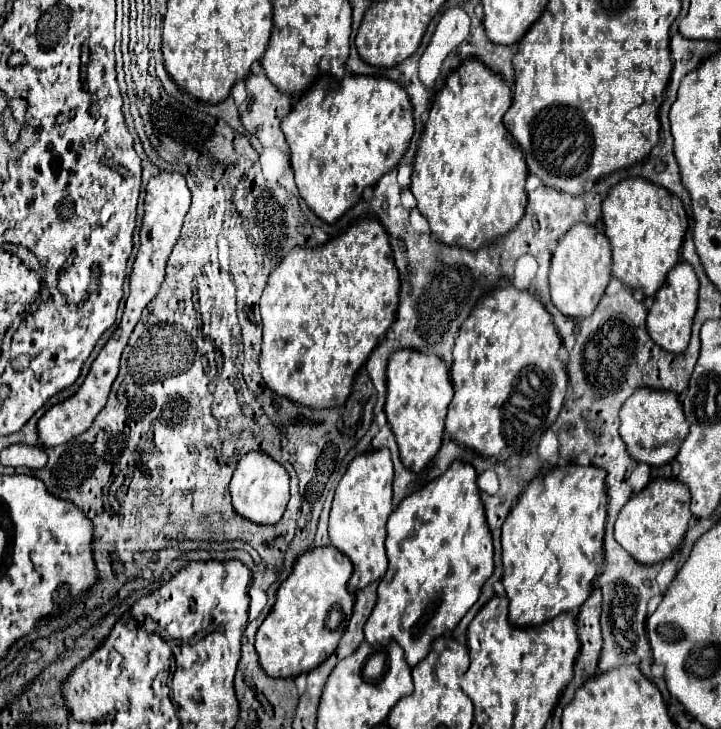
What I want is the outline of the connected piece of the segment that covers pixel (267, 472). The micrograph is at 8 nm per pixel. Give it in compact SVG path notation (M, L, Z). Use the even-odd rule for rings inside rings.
M262 451L246 453L238 461L232 481L230 481L230 495L232 495L236 513L254 523L262 523L262 525L278 523L288 505L288 483L290 483L290 475L270 455L266 455Z

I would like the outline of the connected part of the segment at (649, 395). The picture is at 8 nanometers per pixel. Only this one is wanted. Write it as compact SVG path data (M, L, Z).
M638 387L622 405L620 435L626 443L626 451L630 451L632 459L636 459L638 463L666 465L668 461L672 461L688 435L688 421L684 417L678 395L674 395L672 391Z

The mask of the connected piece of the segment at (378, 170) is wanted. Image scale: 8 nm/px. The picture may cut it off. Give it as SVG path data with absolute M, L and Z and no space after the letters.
M322 75L282 119L282 131L290 145L290 165L296 175L300 197L326 223L342 217L360 197L364 187L376 185L382 175L398 165L414 133L412 103L408 93L390 79L346 75L340 81Z

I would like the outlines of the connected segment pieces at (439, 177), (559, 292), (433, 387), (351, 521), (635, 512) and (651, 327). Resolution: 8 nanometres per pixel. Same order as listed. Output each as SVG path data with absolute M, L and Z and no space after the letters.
M464 59L432 99L430 117L424 125L424 133L418 141L418 151L412 165L410 191L418 201L418 211L430 223L432 235L446 245L464 247L470 251L480 249L488 241L494 241L496 237L512 231L524 215L524 183L528 167L516 139L512 139L502 123L502 117L510 105L510 87L504 83L502 75L490 71L480 59Z
M576 223L560 239L556 251L552 253L550 267L550 295L552 303L572 319L584 319L592 315L598 301L604 295L604 289L612 277L612 255L610 239L600 227Z
M414 349L396 351L386 367L386 417L396 435L400 459L412 473L420 473L434 459L444 435L444 419L448 403L452 401L452 383L446 363L432 353Z
M378 449L374 453L362 453L354 457L336 487L336 495L330 509L330 543L350 557L354 563L354 573L348 581L350 591L358 591L364 585L378 581L386 573L386 521L392 513L392 459L388 449Z
M652 479L622 507L614 525L614 537L638 563L654 565L666 561L676 551L684 539L684 533L688 531L690 519L692 513L688 487L672 479Z
M680 261L668 273L662 289L654 295L654 305L648 311L648 323L646 323L648 333L656 345L660 345L662 349L670 353L680 353L688 347L690 329L692 329L694 315L696 315L696 305L698 305L698 289L700 289L700 281L688 263Z

